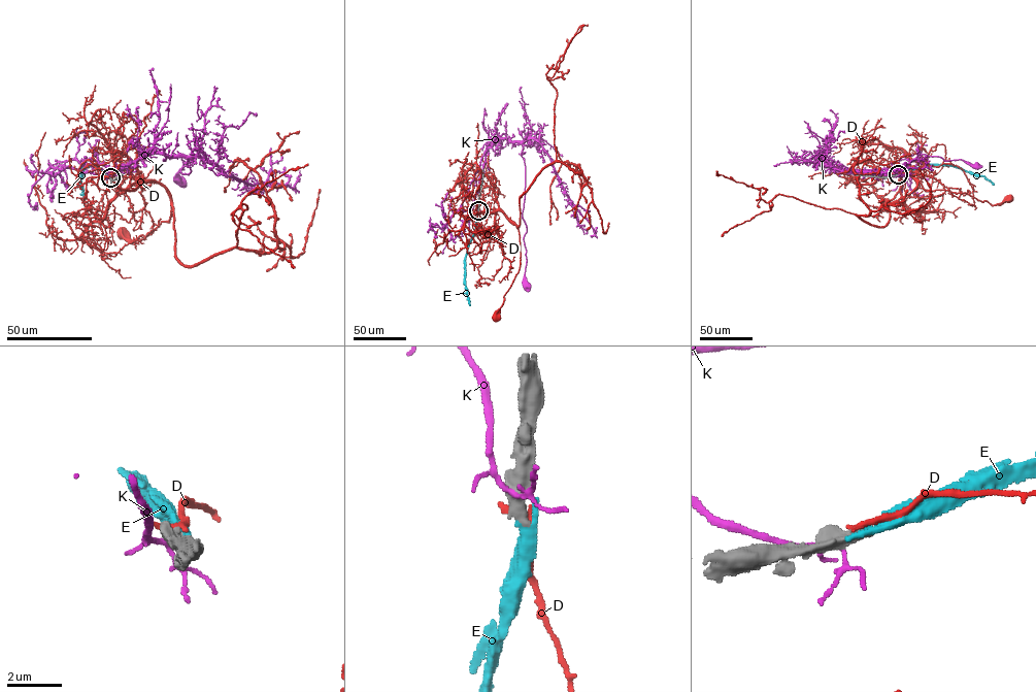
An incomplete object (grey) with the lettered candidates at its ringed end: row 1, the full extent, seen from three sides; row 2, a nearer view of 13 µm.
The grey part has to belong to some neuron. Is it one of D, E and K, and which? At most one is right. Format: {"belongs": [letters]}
{"belongs": ["E"]}

